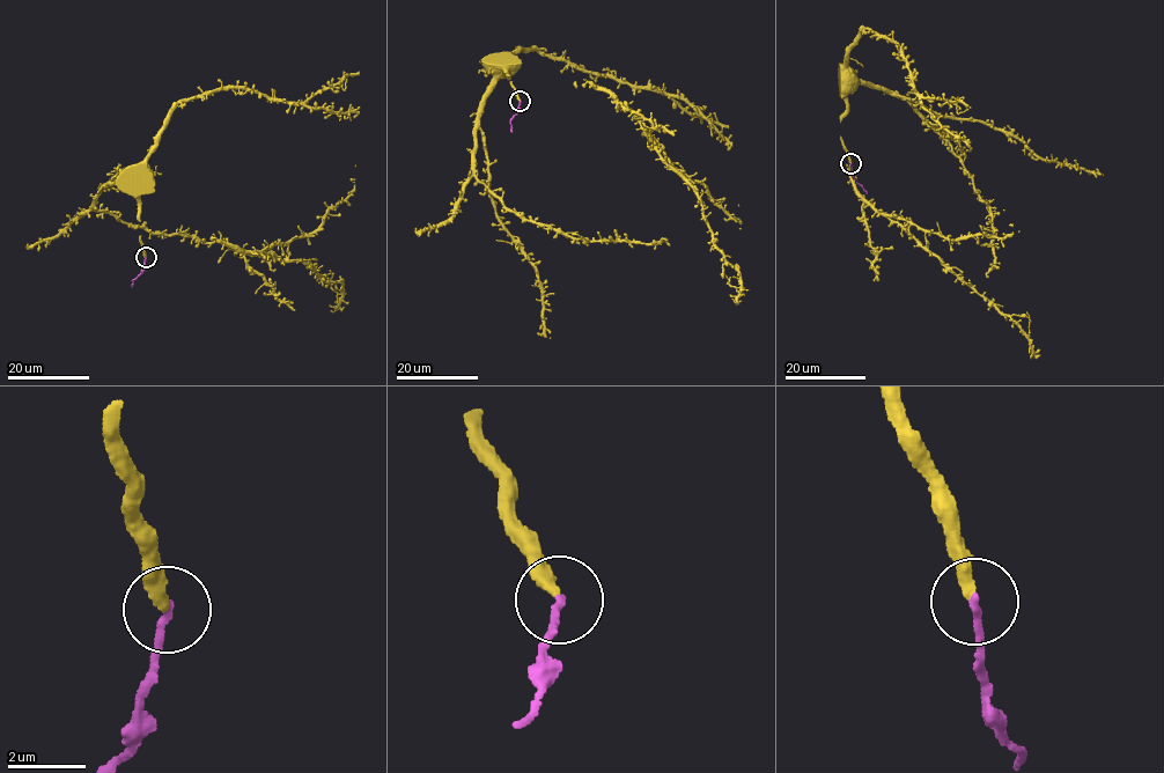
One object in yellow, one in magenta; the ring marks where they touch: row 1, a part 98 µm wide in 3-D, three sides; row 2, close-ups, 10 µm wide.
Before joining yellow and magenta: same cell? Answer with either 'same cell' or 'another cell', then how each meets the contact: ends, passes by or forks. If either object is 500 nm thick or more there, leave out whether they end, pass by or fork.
another cell; yellow ends; magenta ends

